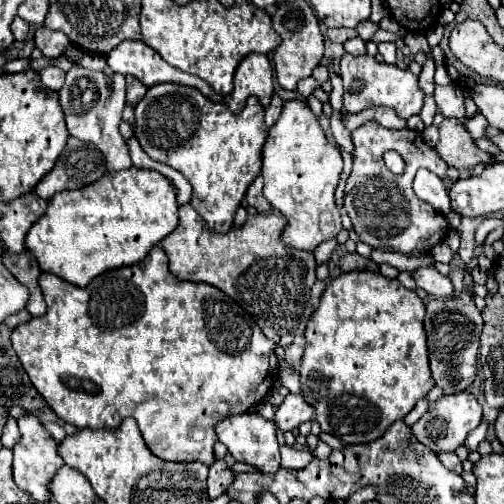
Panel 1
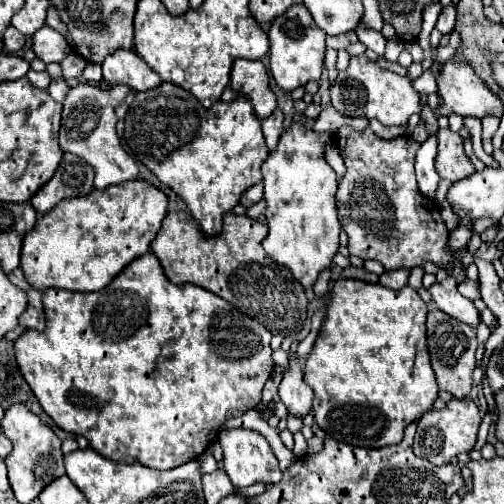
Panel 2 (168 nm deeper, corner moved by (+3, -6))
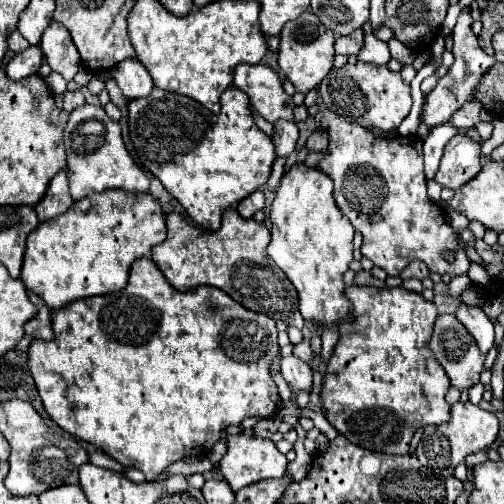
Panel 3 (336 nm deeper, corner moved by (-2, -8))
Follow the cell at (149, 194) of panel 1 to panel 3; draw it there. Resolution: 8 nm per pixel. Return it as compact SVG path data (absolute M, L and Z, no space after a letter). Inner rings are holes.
M107 190L87 196L63 212L63 216L41 222L31 236L27 236L27 248L21 268L21 280L27 290L45 300L51 310L59 310L69 302L91 298L99 294L119 292L127 286L129 268L137 258L149 256L151 248L165 240L165 218L159 202L151 194L131 194L123 190Z

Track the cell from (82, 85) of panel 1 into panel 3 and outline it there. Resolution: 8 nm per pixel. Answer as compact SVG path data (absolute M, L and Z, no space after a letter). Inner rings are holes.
M85 104L71 112L69 122L63 132L65 152L67 152L67 174L73 200L81 200L89 194L103 192L109 188L121 188L127 192L147 192L149 177L129 156L123 140L121 128L113 122L101 106Z

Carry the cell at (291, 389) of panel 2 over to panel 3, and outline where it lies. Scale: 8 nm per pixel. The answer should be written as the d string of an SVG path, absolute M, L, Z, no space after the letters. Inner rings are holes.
M293 354L287 358L281 358L281 374L293 386L295 392L309 390L313 384L313 372L311 372L309 364L305 364L301 358L297 358Z

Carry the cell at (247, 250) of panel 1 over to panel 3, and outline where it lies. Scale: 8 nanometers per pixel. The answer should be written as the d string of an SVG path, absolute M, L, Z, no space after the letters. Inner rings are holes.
M235 208L223 212L221 228L217 232L207 232L205 236L203 228L191 226L179 212L167 214L165 222L167 240L153 248L151 260L175 290L185 292L201 284L215 286L253 312L263 312L273 320L299 326L297 320L301 320L301 314L297 308L297 292L277 264L267 262L265 246L269 244L269 230L265 224L241 218Z

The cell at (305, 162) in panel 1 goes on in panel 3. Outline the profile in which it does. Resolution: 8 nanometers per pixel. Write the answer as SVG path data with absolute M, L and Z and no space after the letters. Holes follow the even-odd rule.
M303 162L293 164L281 180L269 218L273 228L267 254L293 282L299 294L301 316L309 322L321 322L323 326L351 320L351 302L345 298L343 274L353 260L355 228L333 200L331 178L319 172L319 168L307 168Z

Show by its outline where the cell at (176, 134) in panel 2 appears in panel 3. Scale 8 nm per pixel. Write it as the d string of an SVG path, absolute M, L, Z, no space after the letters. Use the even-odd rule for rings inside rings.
M229 86L221 94L219 116L215 116L213 112L203 108L199 102L187 96L153 88L149 96L129 102L129 132L131 132L131 142L137 150L139 162L153 176L161 180L161 184L185 208L191 220L209 232L221 226L219 218L227 208L237 206L251 192L265 186L271 174L271 164L277 158L271 138L265 132L261 132L253 122L247 94L235 86Z

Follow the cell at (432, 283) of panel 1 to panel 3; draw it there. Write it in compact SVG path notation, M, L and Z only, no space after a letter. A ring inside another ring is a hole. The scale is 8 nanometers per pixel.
M459 304L455 316L465 324L469 334L475 338L481 354L487 356L487 352L491 350L491 346L495 342L493 322L485 316L485 312L481 308L471 308L467 304Z

